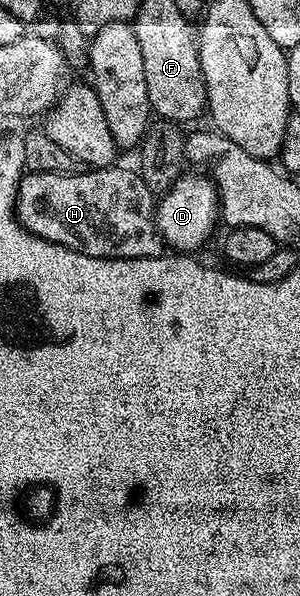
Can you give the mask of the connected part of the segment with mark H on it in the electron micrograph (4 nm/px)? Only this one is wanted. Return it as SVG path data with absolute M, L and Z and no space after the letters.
M135 168L88 169L71 173L25 172L16 196L16 216L26 231L38 235L55 245L78 251L98 259L138 259L158 257L166 246L156 230L154 194L148 189Z

